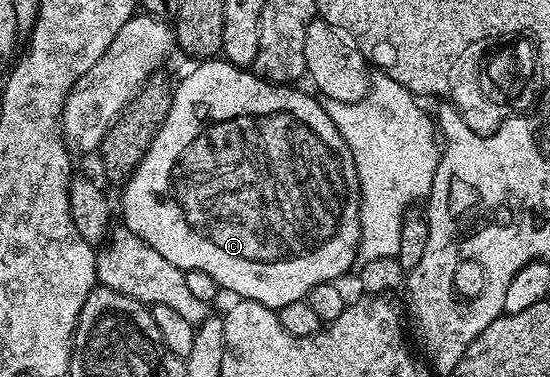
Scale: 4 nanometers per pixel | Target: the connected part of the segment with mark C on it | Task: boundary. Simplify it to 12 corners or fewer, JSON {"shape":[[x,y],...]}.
{"shape":[[203,59],[122,224],[278,311],[359,255],[318,96]]}

